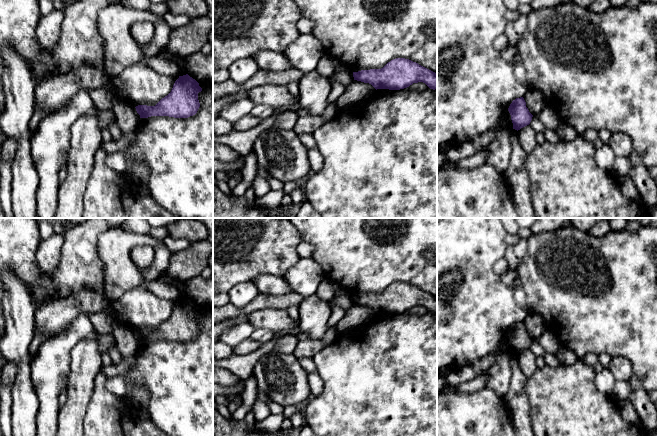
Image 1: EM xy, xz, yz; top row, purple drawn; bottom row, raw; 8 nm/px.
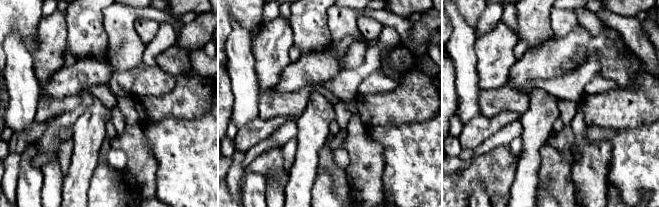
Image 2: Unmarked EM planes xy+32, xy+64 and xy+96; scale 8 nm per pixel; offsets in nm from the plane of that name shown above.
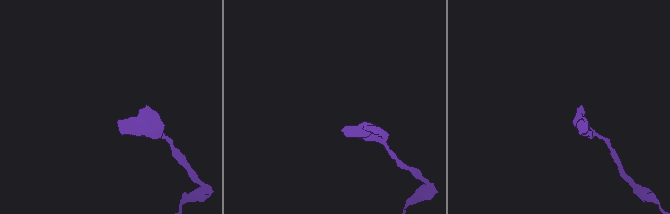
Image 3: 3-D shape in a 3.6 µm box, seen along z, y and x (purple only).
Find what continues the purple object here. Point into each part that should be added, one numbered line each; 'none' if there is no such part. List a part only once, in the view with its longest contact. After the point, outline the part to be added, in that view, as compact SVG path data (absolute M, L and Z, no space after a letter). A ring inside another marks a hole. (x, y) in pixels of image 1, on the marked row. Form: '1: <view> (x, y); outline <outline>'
none

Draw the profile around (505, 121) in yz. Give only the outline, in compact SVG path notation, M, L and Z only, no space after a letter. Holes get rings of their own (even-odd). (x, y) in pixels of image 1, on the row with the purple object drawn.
M508 110L501 116L501 118L499 120L499 125L502 128L513 129L513 123L511 120L511 115L510 115Z

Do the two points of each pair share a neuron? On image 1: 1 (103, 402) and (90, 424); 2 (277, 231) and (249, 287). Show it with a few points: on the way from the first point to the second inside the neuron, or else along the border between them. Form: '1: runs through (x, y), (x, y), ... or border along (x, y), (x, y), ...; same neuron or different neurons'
1: runs through (103, 407), (103, 411), (95, 419); same neuron
2: border along (251, 280), (239, 282), (229, 290); different neurons

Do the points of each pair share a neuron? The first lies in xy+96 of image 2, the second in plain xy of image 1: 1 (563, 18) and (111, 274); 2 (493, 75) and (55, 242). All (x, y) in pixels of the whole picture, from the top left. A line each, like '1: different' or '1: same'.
1: same
2: same

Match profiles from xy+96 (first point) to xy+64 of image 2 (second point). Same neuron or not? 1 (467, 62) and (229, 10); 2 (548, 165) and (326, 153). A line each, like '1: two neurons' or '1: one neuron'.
1: two neurons
2: one neuron

